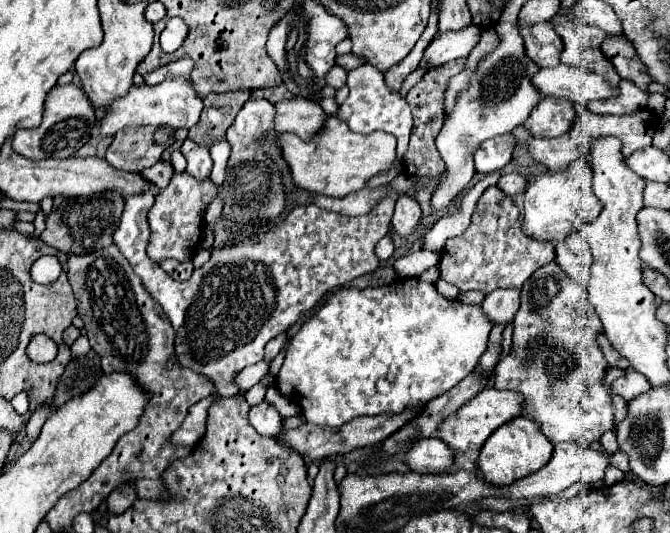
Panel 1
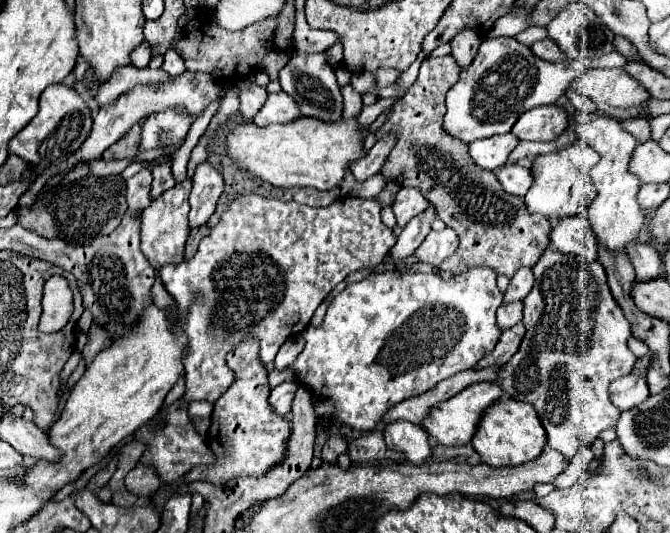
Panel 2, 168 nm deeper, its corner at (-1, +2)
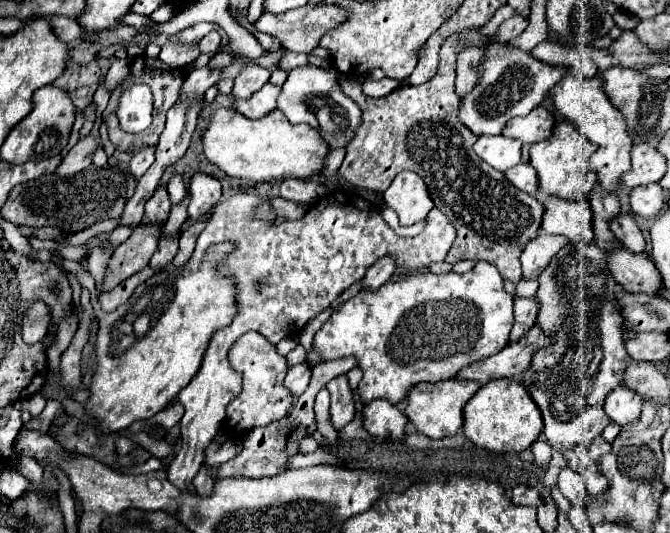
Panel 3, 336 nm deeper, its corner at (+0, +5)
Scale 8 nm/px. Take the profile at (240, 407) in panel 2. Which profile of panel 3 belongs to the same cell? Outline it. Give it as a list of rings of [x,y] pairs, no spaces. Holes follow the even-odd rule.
[[[249,331],[237,339],[237,343],[229,349],[229,365],[243,373],[243,389],[227,407],[227,429],[233,429],[235,435],[255,427],[267,427],[273,421],[283,419],[291,409],[291,395],[283,387],[283,377],[287,373],[287,361],[281,357],[263,335],[257,331]]]

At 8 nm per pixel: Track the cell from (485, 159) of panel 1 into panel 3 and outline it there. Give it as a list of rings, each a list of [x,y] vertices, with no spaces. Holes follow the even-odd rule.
[[[481,135],[473,149],[497,171],[507,171],[521,161],[521,141],[505,135]]]

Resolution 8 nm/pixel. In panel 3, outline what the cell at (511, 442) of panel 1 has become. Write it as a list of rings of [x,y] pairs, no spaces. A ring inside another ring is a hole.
[[[497,379],[483,385],[467,403],[463,431],[477,447],[493,453],[521,453],[529,449],[543,431],[543,419],[539,407],[525,391],[525,387],[511,379]]]

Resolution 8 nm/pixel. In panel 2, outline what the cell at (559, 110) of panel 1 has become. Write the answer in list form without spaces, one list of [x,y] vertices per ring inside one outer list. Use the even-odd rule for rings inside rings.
[[[556,104],[542,106],[542,108],[532,108],[524,112],[518,122],[512,126],[514,136],[520,140],[556,140],[564,130],[566,130],[568,118],[562,108]]]

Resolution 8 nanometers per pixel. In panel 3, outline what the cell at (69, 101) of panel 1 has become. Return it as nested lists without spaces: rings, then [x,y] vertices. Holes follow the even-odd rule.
[[[45,85],[33,93],[33,111],[21,123],[17,123],[7,135],[1,147],[1,159],[9,163],[25,163],[61,155],[69,145],[73,125],[75,125],[75,107],[69,95],[65,95],[65,91],[61,91],[59,87]]]

